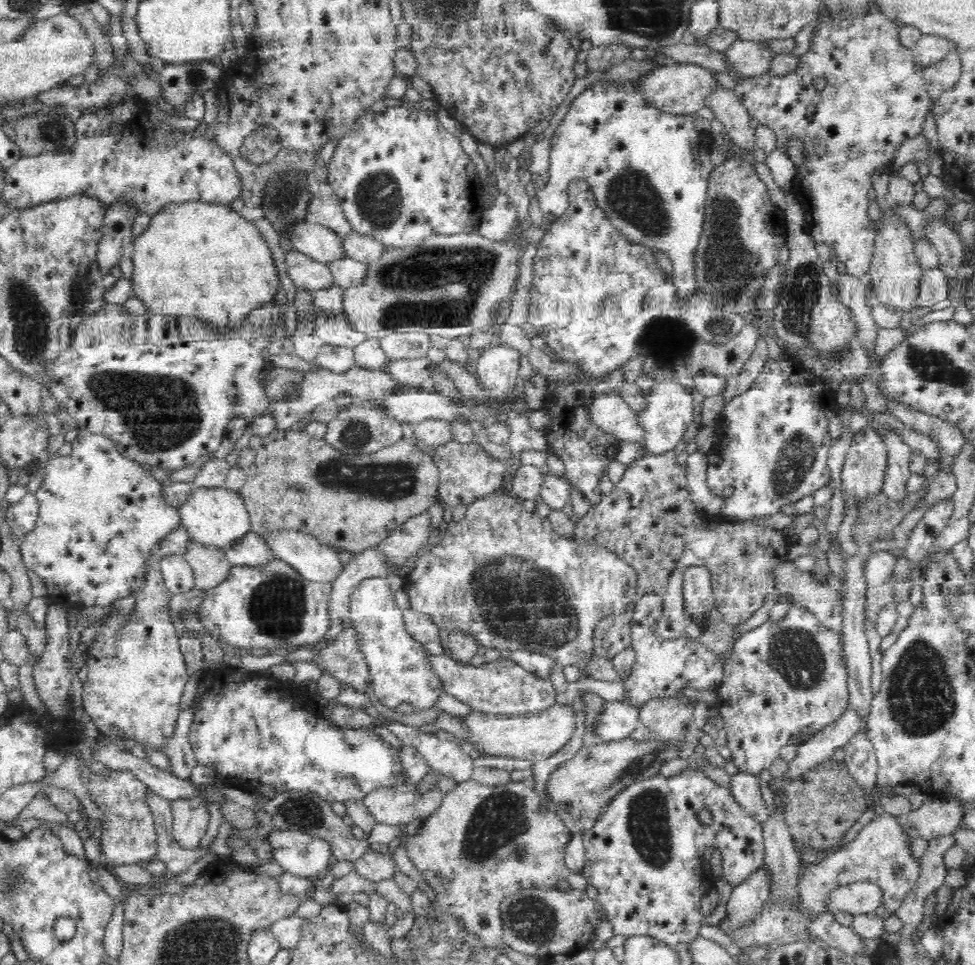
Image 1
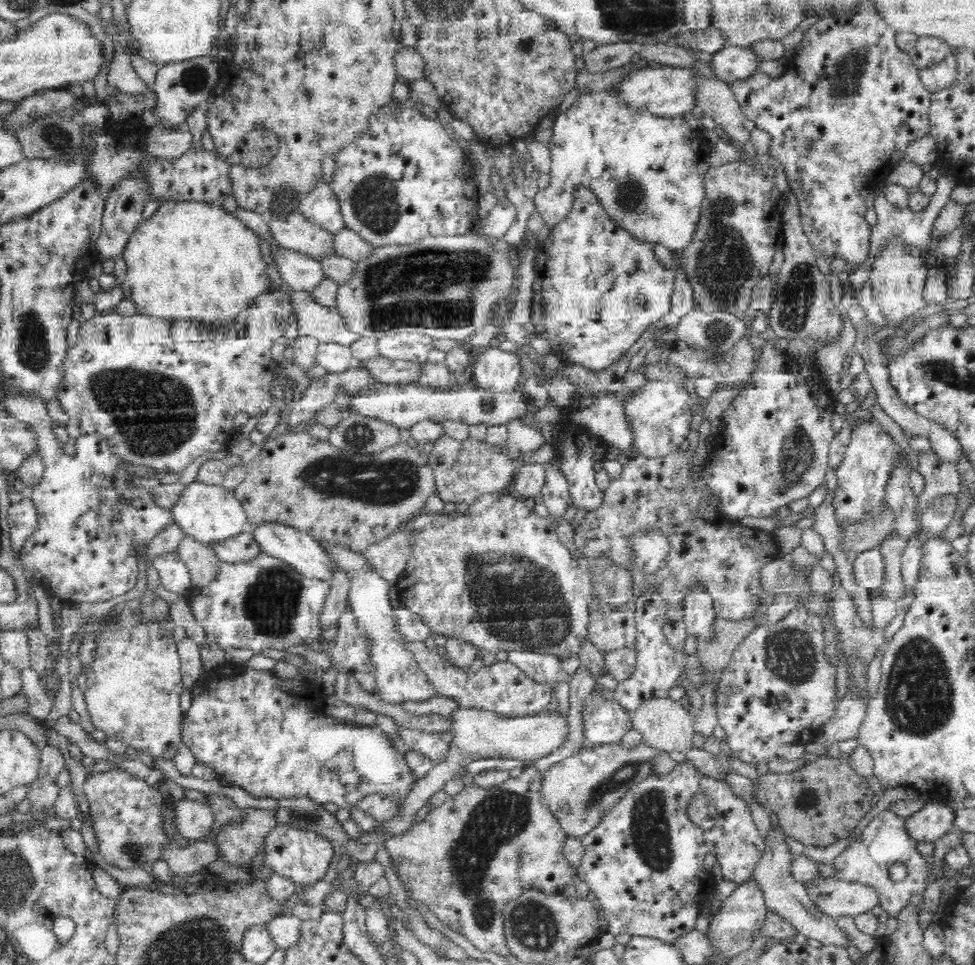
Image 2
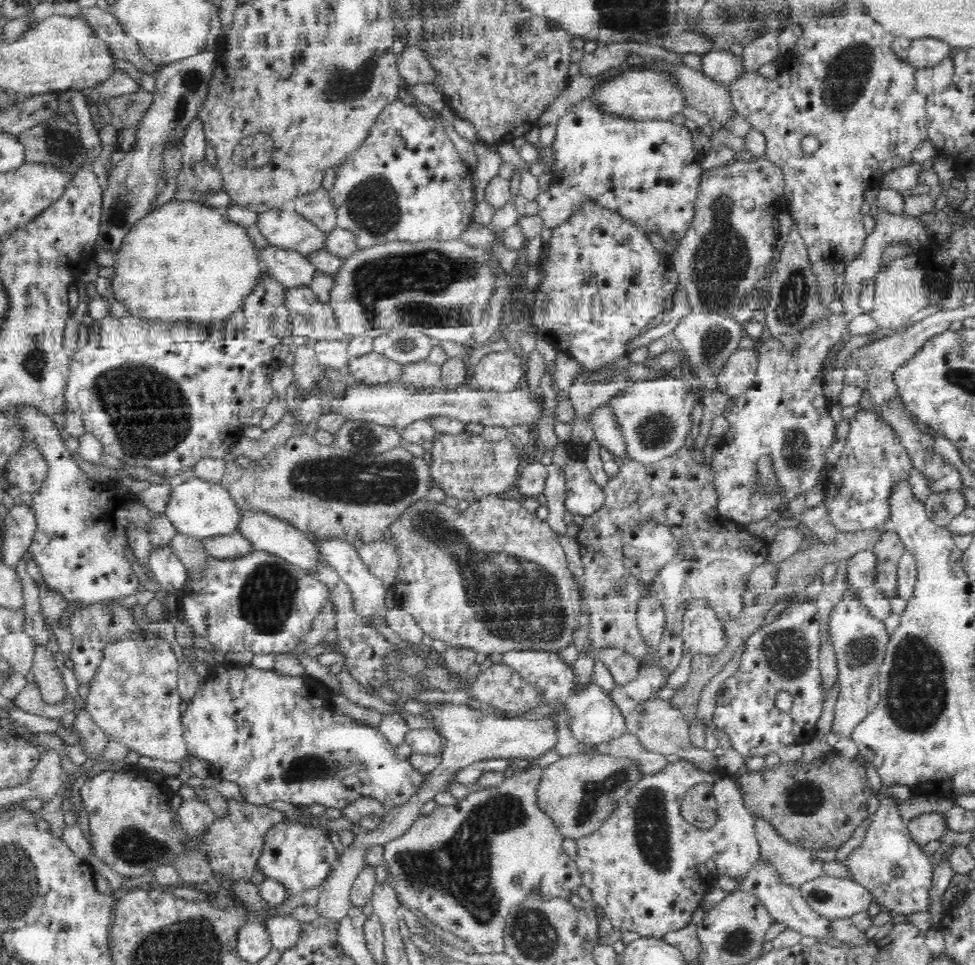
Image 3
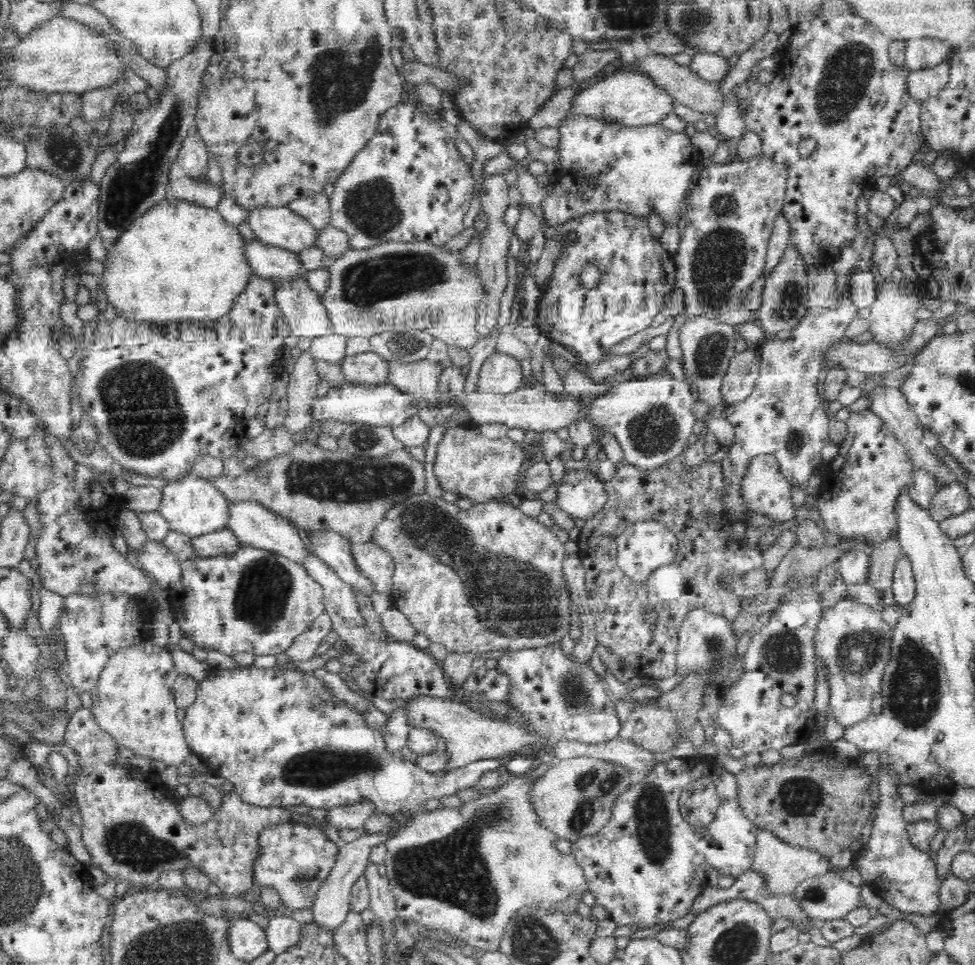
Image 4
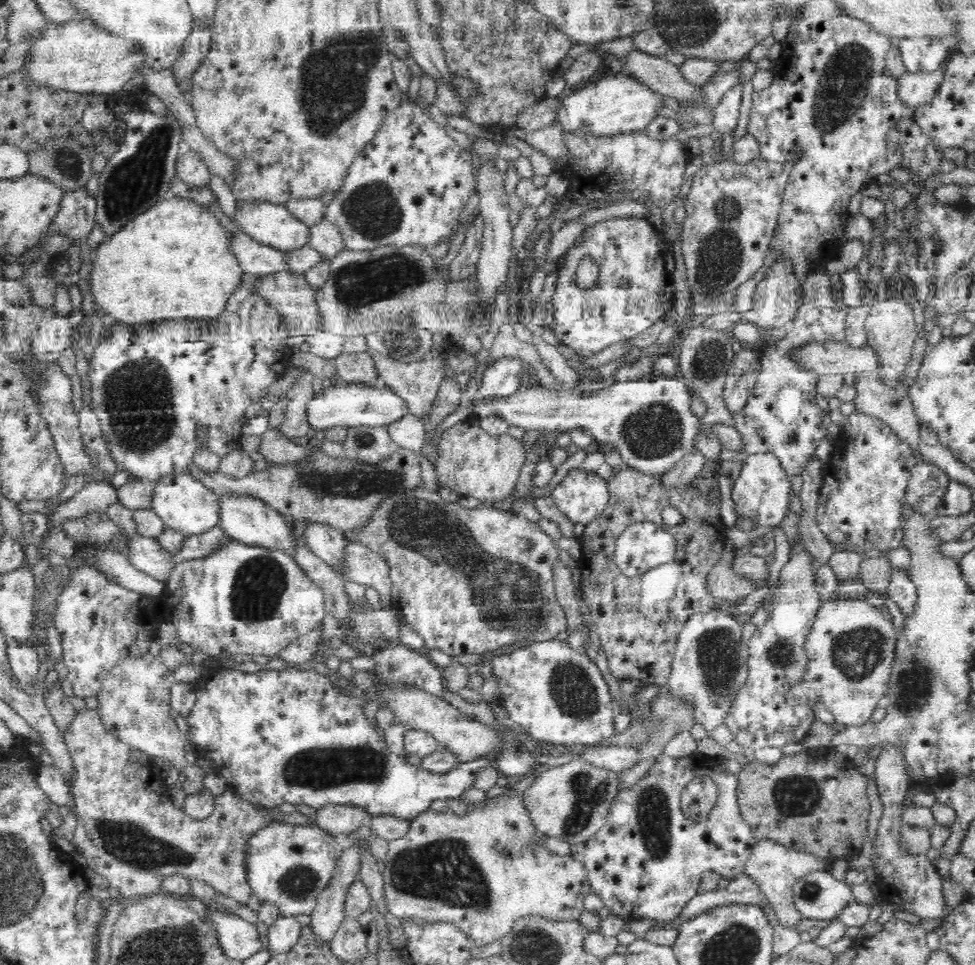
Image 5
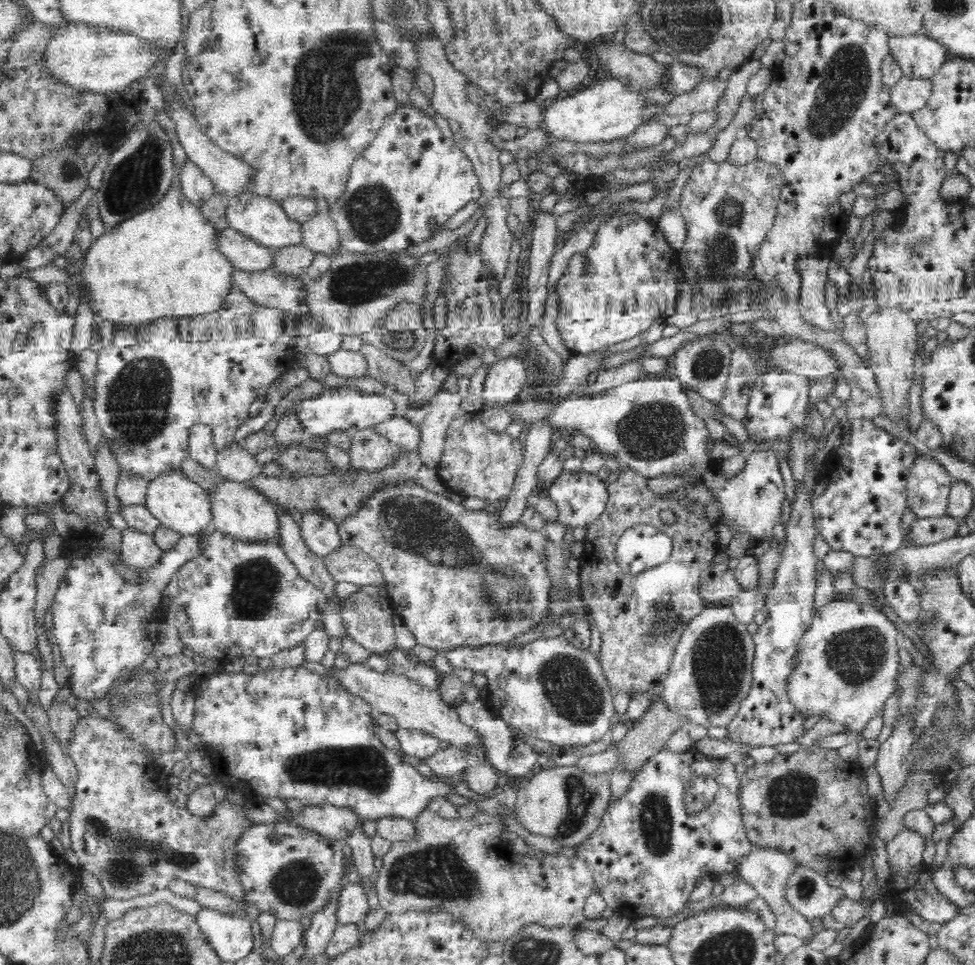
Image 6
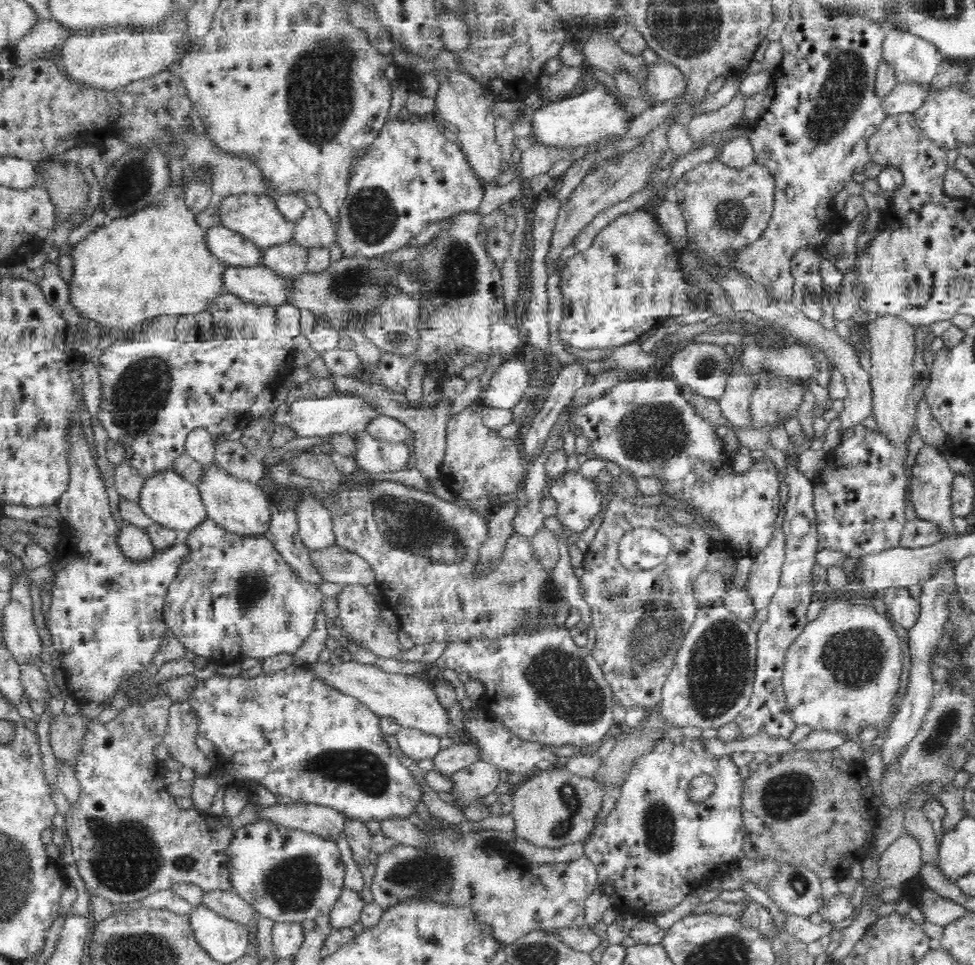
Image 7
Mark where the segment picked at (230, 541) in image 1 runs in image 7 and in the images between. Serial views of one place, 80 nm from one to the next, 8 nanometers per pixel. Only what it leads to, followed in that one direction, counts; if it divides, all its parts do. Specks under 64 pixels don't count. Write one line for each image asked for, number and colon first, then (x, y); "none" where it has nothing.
2: (210, 514)
3: (203, 510)
4: (193, 506)
5: (182, 502)
6: (182, 505)
7: (169, 499)

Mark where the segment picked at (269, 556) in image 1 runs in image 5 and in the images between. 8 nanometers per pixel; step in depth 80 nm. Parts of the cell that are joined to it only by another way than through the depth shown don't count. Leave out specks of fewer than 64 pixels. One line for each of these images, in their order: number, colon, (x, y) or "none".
2: (244, 548)
3: (234, 546)
4: (219, 543)
5: (196, 547)

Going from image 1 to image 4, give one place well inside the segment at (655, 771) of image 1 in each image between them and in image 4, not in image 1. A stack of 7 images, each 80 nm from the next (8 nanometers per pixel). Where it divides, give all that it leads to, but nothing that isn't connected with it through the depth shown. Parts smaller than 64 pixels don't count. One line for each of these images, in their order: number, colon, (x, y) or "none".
2: (579, 790)
3: (579, 792)
4: (574, 797)

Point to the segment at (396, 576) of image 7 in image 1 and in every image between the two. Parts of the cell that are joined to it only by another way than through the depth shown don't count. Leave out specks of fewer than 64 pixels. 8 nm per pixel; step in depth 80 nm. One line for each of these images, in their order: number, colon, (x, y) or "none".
1: (504, 575)
2: (498, 576)
3: (496, 579)
4: (492, 578)
5: (469, 582)
6: (459, 578)

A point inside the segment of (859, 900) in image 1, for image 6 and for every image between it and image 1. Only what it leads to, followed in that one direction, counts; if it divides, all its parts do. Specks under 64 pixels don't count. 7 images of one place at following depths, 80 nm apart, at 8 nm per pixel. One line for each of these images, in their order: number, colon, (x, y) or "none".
2: (836, 898)
3: (834, 897)
4: (826, 897)
5: (819, 896)
6: (809, 891)

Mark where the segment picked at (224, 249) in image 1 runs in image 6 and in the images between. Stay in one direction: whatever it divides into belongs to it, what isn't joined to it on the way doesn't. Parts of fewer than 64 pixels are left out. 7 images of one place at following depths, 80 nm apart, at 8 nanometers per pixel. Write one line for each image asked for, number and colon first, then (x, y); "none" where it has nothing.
2: (194, 260)
3: (185, 260)
4: (179, 261)
5: (175, 261)
6: (166, 261)

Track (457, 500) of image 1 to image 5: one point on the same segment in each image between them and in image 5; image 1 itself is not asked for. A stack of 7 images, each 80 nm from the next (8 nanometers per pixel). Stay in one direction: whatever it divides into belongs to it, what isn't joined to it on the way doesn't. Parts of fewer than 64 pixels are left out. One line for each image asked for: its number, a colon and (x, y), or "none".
2: (465, 470)
3: (467, 467)
4: (468, 464)
5: (469, 461)

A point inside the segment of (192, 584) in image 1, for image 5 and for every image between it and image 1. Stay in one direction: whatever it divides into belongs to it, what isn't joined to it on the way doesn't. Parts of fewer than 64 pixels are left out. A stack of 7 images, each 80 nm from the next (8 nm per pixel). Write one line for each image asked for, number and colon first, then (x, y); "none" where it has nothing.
2: (175, 576)
3: (172, 576)
4: (157, 560)
5: (146, 554)

